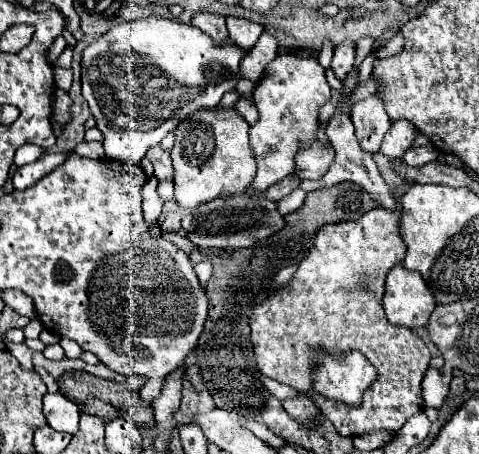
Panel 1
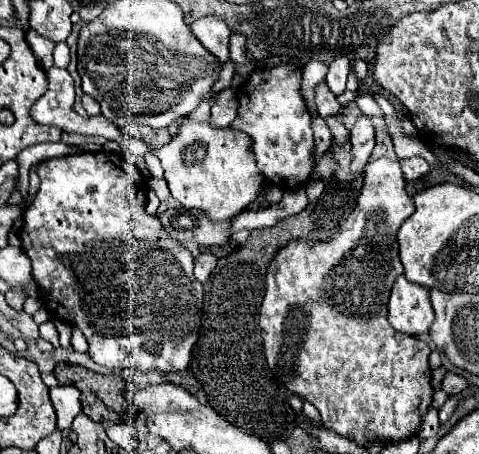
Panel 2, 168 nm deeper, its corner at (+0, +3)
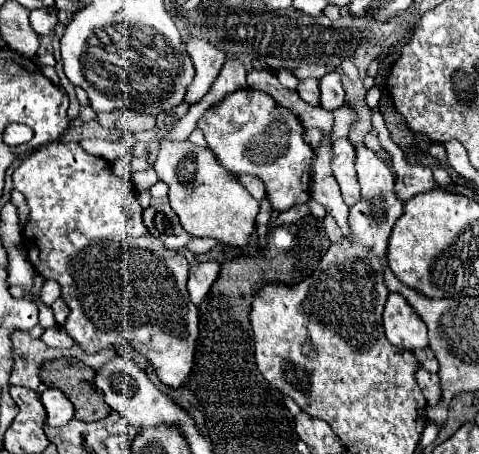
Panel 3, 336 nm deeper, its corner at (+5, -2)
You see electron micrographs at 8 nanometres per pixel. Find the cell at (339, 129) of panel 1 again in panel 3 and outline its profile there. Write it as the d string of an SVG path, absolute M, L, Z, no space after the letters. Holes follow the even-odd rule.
M317 79L299 81L297 93L303 97L303 101L307 101L311 105L319 105L319 81Z

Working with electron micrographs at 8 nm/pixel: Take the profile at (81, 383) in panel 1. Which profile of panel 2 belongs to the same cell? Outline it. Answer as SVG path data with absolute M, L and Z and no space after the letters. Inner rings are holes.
M66 362L58 364L54 368L54 374L56 374L60 384L72 384L80 390L82 412L86 416L90 416L92 420L98 420L98 422L132 422L140 414L140 410L136 410L136 406L132 406L132 402L128 402L128 398L124 398L124 394L128 394L130 386L120 376L102 376L102 374L96 374L88 368L82 368L76 364L66 364Z

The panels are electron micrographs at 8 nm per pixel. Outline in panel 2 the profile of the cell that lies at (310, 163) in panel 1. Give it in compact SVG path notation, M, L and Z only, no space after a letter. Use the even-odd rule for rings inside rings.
M320 116L312 119L312 130L314 130L315 147L318 145L318 152L323 153L328 150L330 142L332 142L332 134L325 120Z

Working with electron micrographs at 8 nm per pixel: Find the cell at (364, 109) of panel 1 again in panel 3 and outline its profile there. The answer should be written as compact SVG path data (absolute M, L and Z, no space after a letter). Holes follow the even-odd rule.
M337 139L333 145L333 161L331 161L333 175L341 187L343 201L353 207L359 199L359 183L355 175L355 149L349 139Z

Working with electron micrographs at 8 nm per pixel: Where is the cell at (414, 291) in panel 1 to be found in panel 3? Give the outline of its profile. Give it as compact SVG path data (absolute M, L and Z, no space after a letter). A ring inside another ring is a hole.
M389 293L383 311L383 327L387 339L401 349L425 349L427 341L427 327L421 317L411 311L411 305L397 293Z

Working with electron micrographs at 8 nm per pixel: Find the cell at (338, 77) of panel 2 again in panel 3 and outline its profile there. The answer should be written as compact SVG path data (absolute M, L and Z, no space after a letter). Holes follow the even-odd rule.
M331 71L327 75L321 77L319 81L319 87L321 87L321 97L319 97L319 105L327 111L335 111L343 105L343 97L345 97L345 91L341 87L341 77L337 71Z

